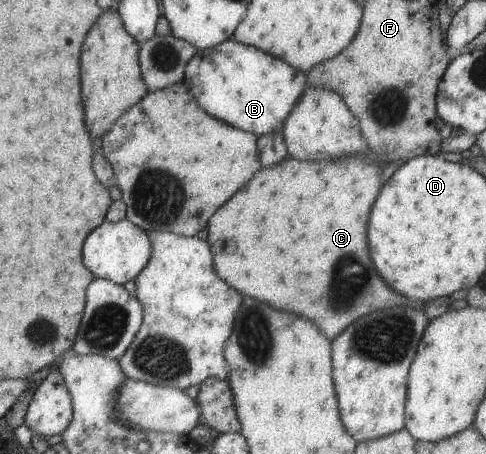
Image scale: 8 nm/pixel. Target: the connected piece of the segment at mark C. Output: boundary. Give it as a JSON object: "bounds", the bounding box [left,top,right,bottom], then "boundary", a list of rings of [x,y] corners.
{"bounds":[209,155,425,342],"boundary":[[[349,155],[334,158],[325,162],[299,162],[295,158],[283,158],[281,162],[277,162],[275,166],[267,166],[257,170],[251,180],[247,180],[219,210],[215,210],[215,214],[209,218],[209,246],[211,246],[211,254],[213,254],[213,266],[215,266],[215,274],[227,282],[231,288],[239,290],[243,296],[253,296],[261,302],[267,302],[269,306],[275,306],[279,310],[291,310],[293,314],[299,314],[303,318],[311,318],[311,322],[315,322],[319,326],[319,330],[323,330],[323,334],[327,334],[330,342],[335,334],[339,334],[347,324],[351,324],[355,318],[367,314],[367,310],[381,310],[383,307],[391,305],[405,305],[409,307],[417,307],[422,309],[425,302],[415,300],[407,300],[399,294],[395,294],[379,274],[375,274],[375,268],[371,266],[369,254],[367,254],[367,240],[365,240],[365,224],[369,218],[371,205],[378,195],[379,189],[382,187],[381,178],[379,177],[382,169],[369,157],[365,155]]]}

